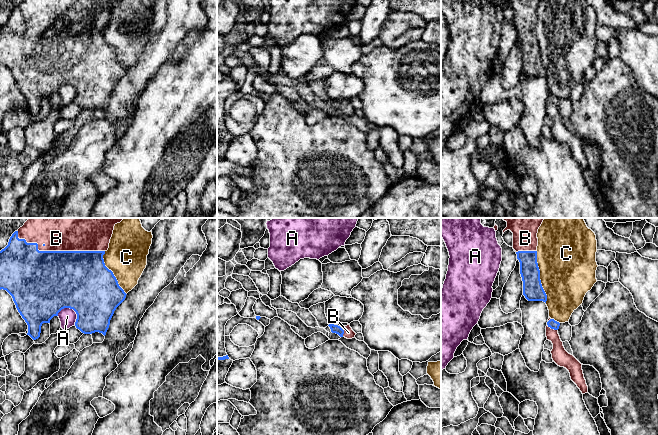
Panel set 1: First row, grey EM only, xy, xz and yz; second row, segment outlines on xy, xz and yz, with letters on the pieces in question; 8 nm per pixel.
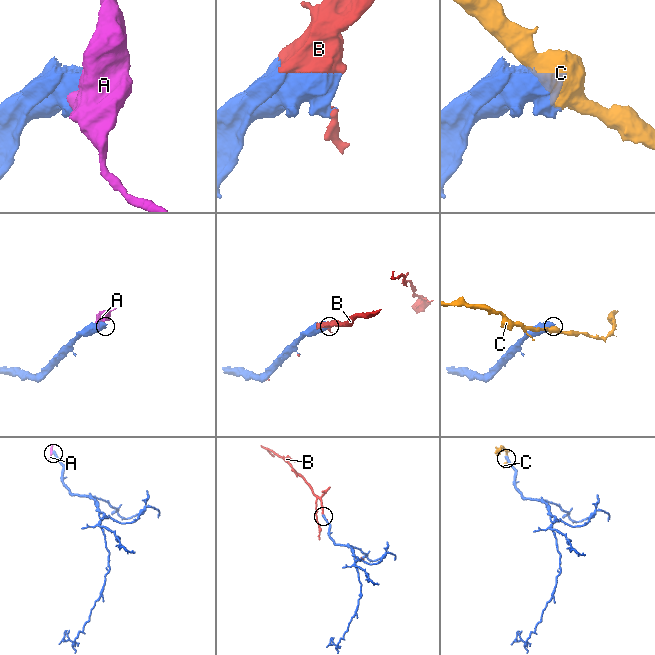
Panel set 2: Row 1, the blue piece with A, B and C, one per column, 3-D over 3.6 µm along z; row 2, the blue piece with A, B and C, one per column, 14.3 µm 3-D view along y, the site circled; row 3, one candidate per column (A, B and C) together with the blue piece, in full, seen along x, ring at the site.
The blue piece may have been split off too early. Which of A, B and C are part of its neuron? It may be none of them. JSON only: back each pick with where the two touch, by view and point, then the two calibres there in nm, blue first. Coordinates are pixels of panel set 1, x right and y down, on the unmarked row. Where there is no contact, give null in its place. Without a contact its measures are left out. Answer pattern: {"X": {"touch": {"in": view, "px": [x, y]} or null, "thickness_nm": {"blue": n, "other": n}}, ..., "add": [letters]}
{"B": {"touch": {"in": "xy", "px": [56, 27]}, "thickness_nm": {"blue": 500, "other": 220}}, "add": ["B"]}

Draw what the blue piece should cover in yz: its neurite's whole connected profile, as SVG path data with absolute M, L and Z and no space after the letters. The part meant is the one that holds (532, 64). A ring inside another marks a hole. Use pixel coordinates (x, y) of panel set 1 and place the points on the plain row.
M507 0L503 6L513 9L513 25L520 38L520 50L523 57L523 71L528 77L543 77L547 71L540 56L537 39L537 9L541 0Z

